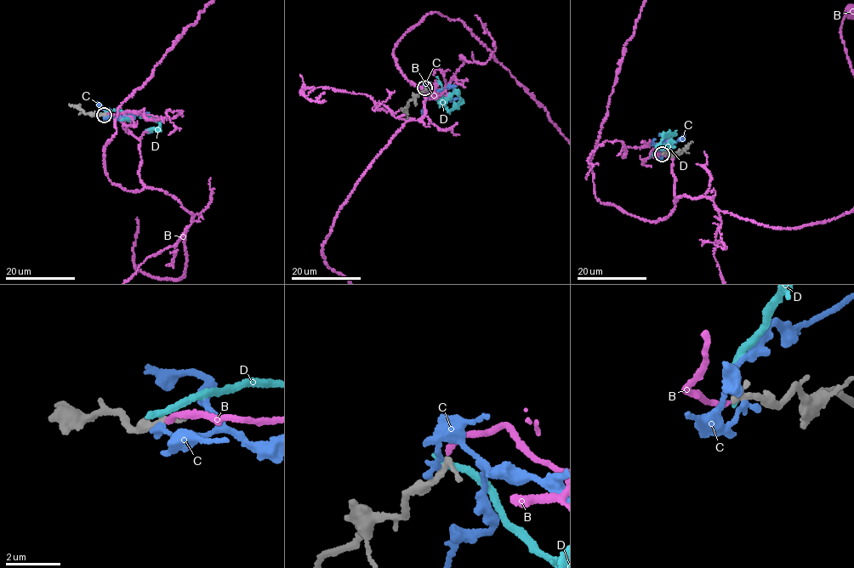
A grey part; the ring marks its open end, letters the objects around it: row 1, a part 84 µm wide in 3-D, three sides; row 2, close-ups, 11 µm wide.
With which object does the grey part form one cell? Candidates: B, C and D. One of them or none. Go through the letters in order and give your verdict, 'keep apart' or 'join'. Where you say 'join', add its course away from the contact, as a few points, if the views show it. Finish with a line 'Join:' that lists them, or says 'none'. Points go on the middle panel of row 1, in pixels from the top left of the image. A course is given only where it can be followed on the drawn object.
B: join
C: keep apart
D: keep apart
Join: B

